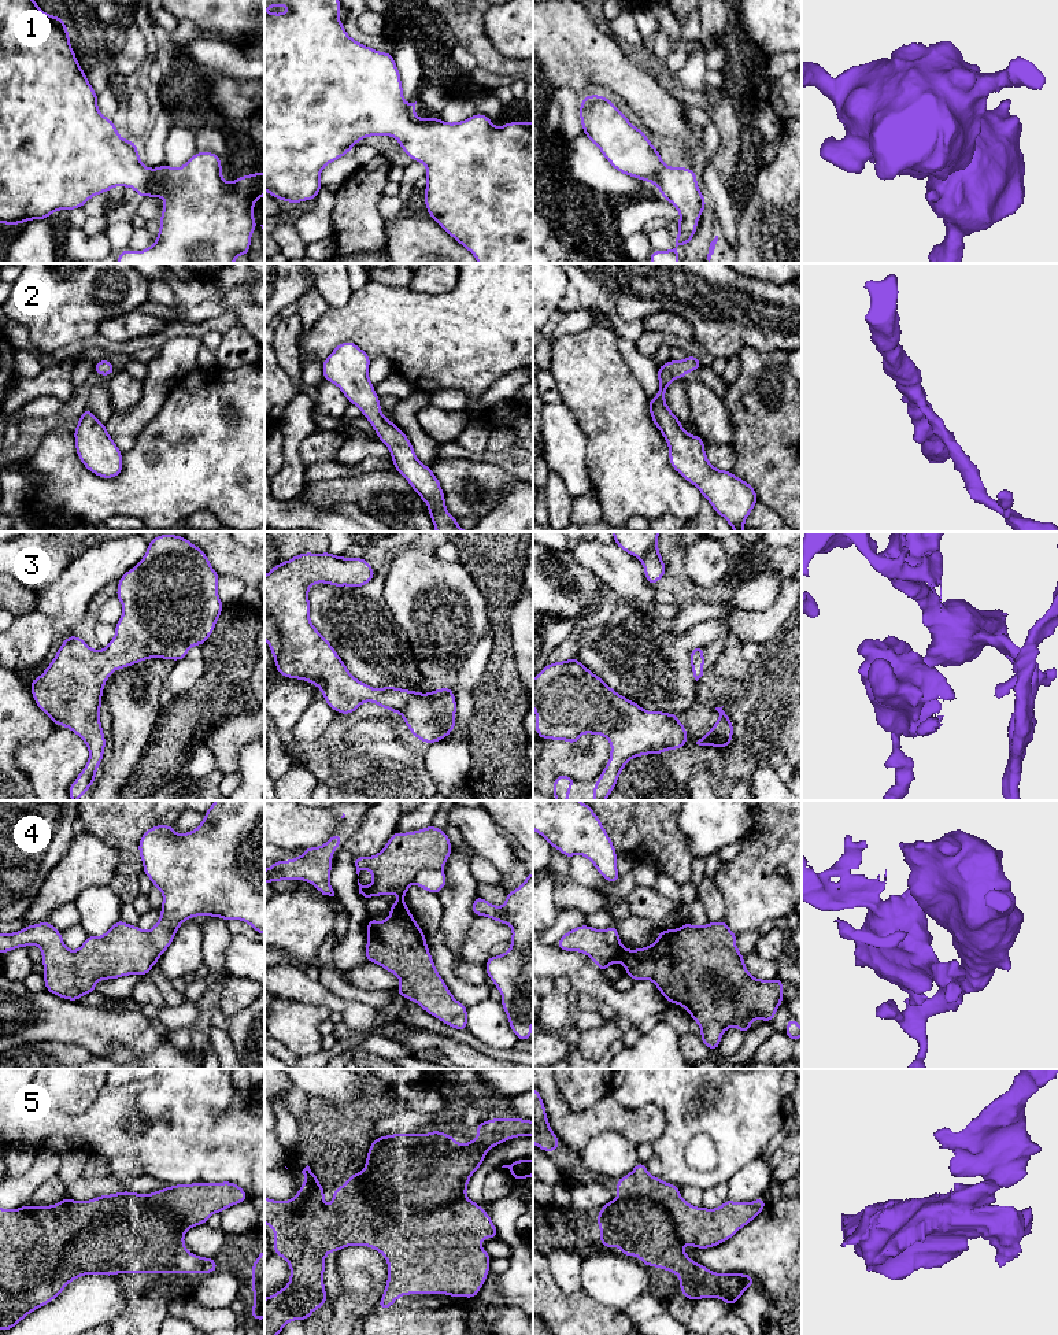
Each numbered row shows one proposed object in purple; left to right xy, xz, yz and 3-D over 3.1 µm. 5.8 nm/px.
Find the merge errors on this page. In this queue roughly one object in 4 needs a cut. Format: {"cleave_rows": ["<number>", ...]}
{"cleave_rows": ["4"]}

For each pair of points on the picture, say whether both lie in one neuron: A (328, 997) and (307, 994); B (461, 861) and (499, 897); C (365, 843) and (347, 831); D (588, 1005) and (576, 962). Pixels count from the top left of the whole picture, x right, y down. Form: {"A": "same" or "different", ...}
{"A": "same", "B": "different", "C": "different", "D": "different"}

